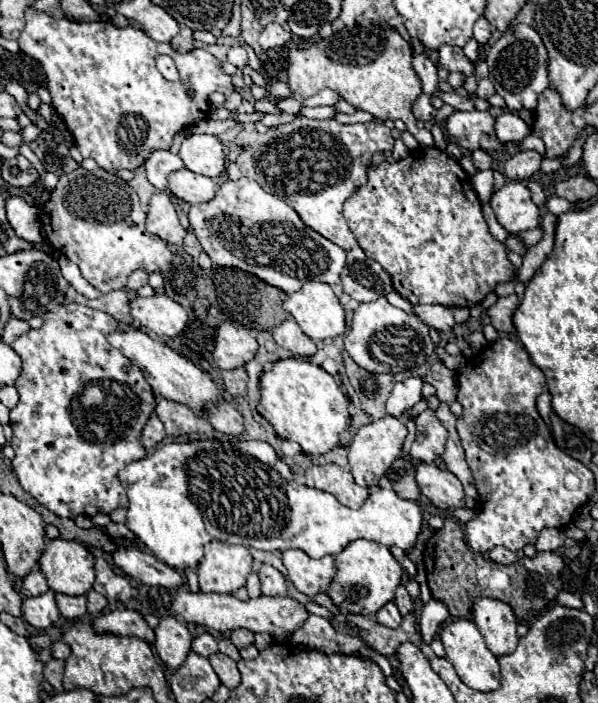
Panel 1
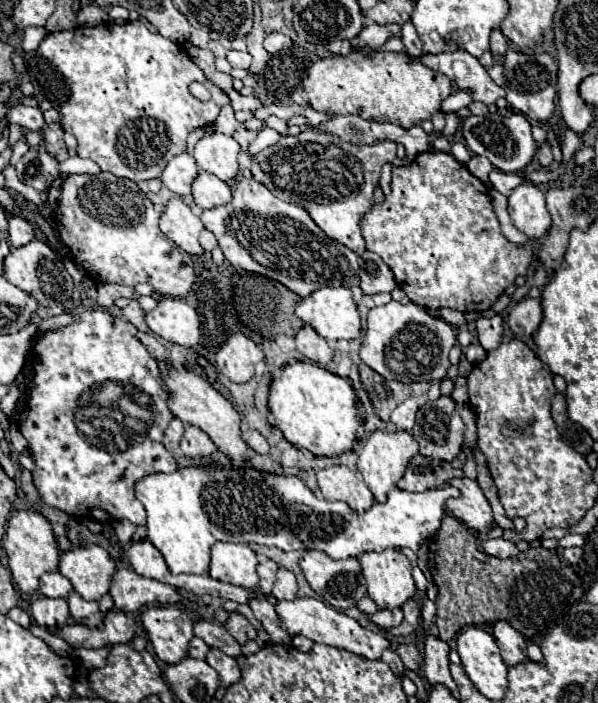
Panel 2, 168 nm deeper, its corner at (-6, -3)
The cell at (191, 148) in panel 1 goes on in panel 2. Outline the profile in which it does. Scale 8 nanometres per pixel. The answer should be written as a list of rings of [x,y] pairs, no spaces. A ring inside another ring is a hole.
[[[218,132],[204,136],[194,148],[198,166],[224,182],[232,182],[238,174],[238,154],[240,144],[232,136]]]

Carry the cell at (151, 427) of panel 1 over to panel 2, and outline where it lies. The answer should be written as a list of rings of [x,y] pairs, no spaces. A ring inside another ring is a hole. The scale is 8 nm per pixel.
[[[174,418],[174,420],[170,422],[170,426],[166,428],[166,432],[164,432],[162,444],[164,444],[170,452],[174,452],[174,450],[180,446],[182,434],[184,434],[184,422],[180,422],[178,418]]]

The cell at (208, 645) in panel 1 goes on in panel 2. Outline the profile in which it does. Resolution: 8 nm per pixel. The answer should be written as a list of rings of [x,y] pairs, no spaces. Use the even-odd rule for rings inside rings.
[[[192,638],[190,640],[190,644],[188,644],[188,656],[192,656],[192,658],[206,658],[206,654],[208,654],[208,644],[204,642],[204,640],[200,640],[200,638]]]

